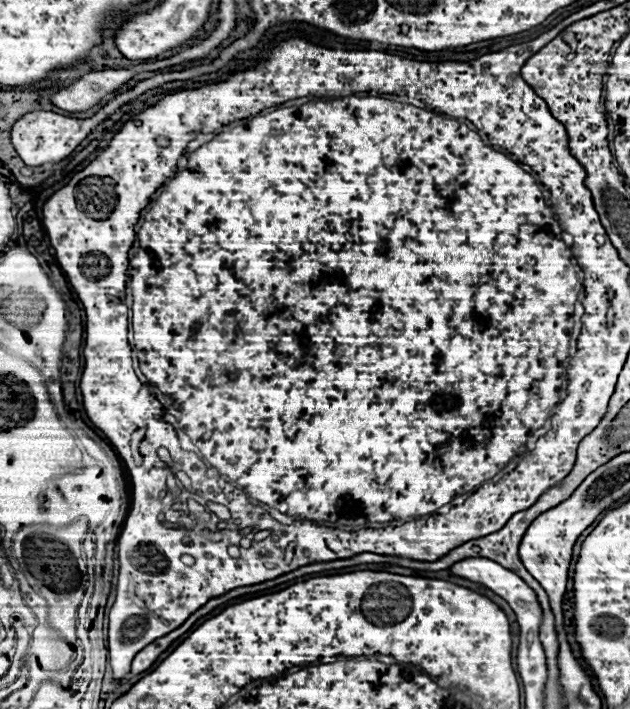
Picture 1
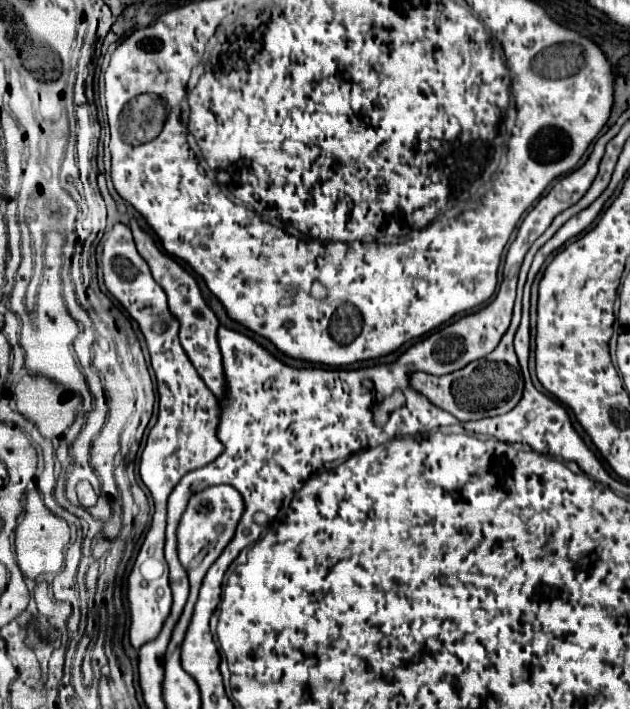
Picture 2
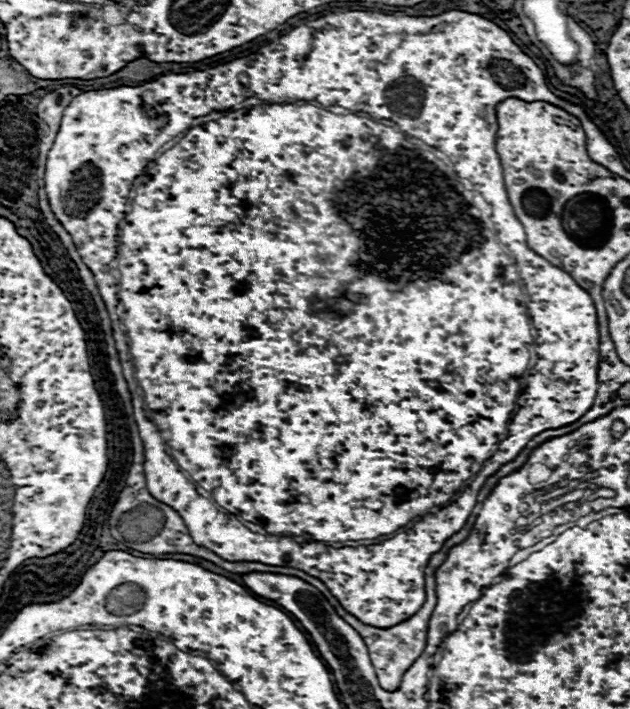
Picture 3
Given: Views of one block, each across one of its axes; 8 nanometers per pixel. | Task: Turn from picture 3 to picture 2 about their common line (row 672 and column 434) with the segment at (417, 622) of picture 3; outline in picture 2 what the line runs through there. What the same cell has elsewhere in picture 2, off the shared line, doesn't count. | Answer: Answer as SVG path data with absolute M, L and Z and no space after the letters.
M508 330L494 352L490 352L478 362L470 362L462 370L456 370L446 376L432 376L424 372L416 374L412 378L412 388L424 394L432 404L456 416L460 422L482 420L510 412L520 402L524 390L524 382L520 380L520 364L512 346L514 332L516 330Z

